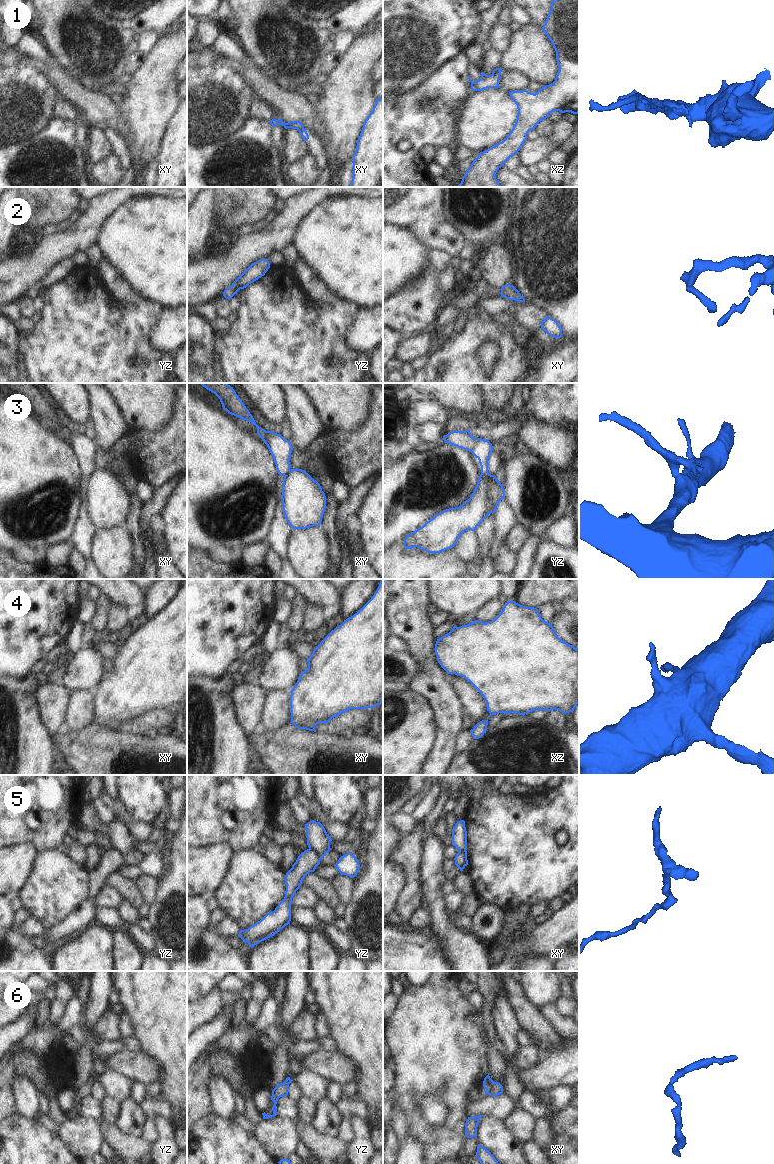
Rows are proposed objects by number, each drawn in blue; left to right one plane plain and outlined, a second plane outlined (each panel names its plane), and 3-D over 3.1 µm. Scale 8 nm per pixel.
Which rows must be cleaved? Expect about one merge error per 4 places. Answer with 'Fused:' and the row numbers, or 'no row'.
Fused: 1, 3, 5

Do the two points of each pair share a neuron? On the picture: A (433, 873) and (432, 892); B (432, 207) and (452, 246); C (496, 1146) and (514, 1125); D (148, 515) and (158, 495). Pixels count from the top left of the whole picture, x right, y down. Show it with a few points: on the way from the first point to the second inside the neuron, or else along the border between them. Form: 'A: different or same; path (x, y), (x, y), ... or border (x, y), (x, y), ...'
A: same; path (433, 878), (433, 887)
B: same; path (432, 217), (432, 226), (442, 236)
C: different; border (503, 1121), (506, 1128), (523, 1143)
D: same; path (150, 510), (157, 500)

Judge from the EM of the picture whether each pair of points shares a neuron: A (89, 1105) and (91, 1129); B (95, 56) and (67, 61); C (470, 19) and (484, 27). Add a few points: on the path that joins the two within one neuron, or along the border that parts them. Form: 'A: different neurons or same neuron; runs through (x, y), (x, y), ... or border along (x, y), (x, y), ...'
A: different neurons; border along (80, 1115), (98, 1120)
B: same neuron; runs through (88, 56), (74, 56)
C: different neurons; border along (479, 12), (478, 31), (469, 43)

